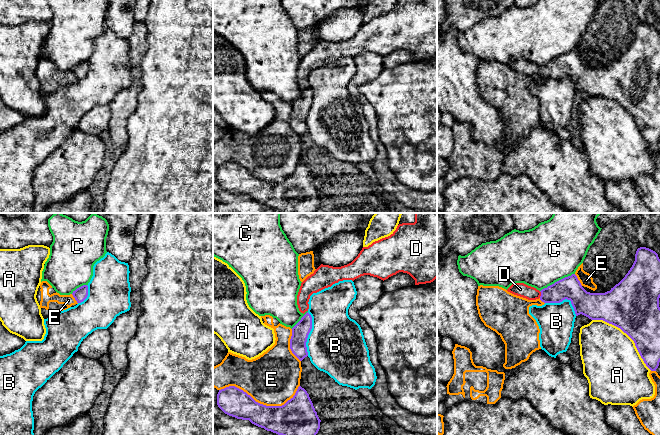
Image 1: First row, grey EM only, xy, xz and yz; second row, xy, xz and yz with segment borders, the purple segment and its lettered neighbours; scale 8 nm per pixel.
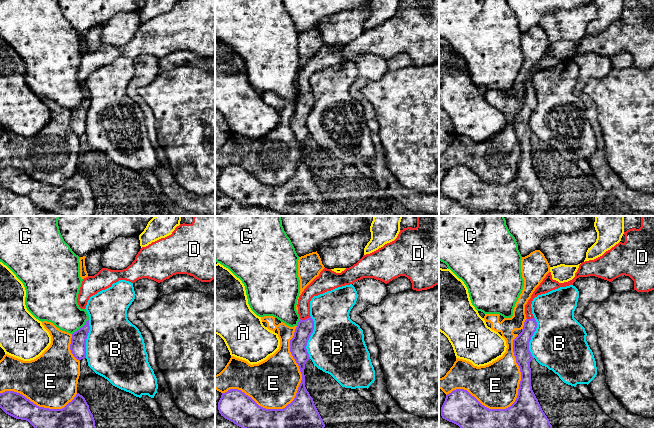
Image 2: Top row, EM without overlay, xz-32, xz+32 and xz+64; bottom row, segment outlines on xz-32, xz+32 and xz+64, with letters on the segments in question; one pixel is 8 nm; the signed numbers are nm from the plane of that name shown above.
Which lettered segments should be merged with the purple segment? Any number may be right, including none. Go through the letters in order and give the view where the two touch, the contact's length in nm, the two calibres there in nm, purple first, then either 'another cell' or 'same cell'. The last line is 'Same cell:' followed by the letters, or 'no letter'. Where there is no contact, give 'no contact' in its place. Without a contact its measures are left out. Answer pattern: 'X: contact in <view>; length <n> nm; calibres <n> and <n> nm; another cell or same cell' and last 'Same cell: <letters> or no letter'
A: contact in yz; length 650 nm; calibres 420 and 460 nm; another cell
B: contact in xz; length 360 nm; calibres 140 and 460 nm; another cell
C: contact in yz; length 320 nm; calibres 190 and 480 nm; another cell
D: contact in yz; length 60 nm; calibres 190 and 110 nm; same cell
E: contact in xz; length 650 nm; calibres 260 and 420 nm; another cell
Same cell: D

